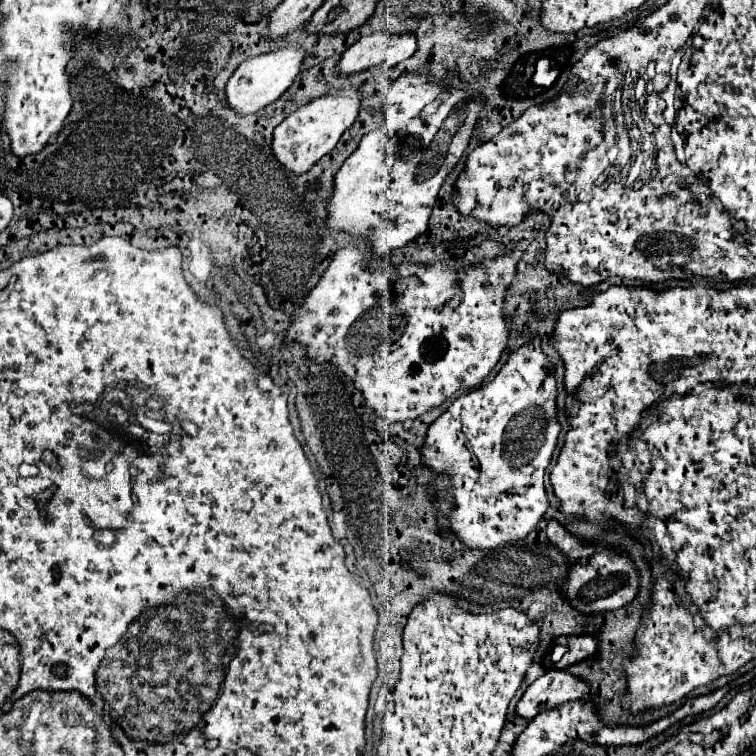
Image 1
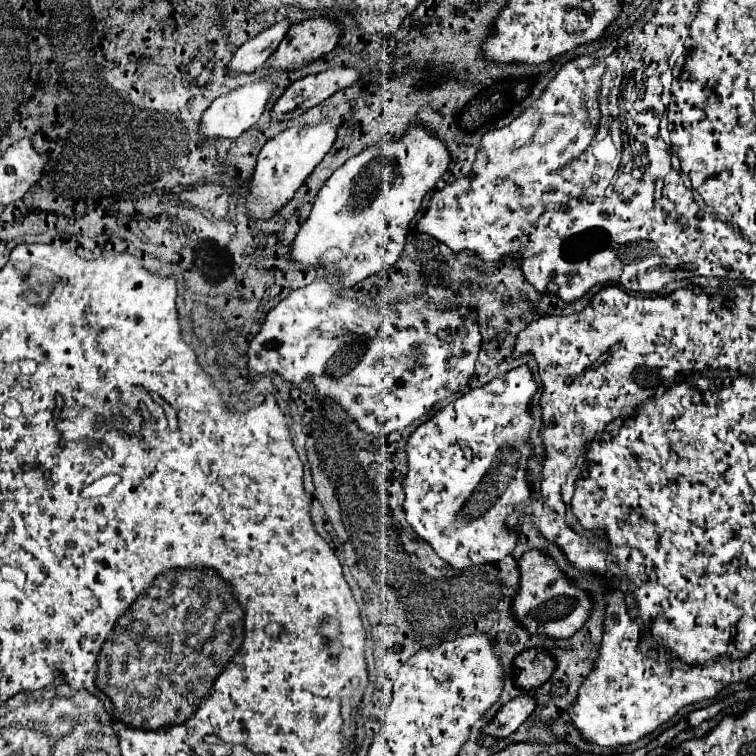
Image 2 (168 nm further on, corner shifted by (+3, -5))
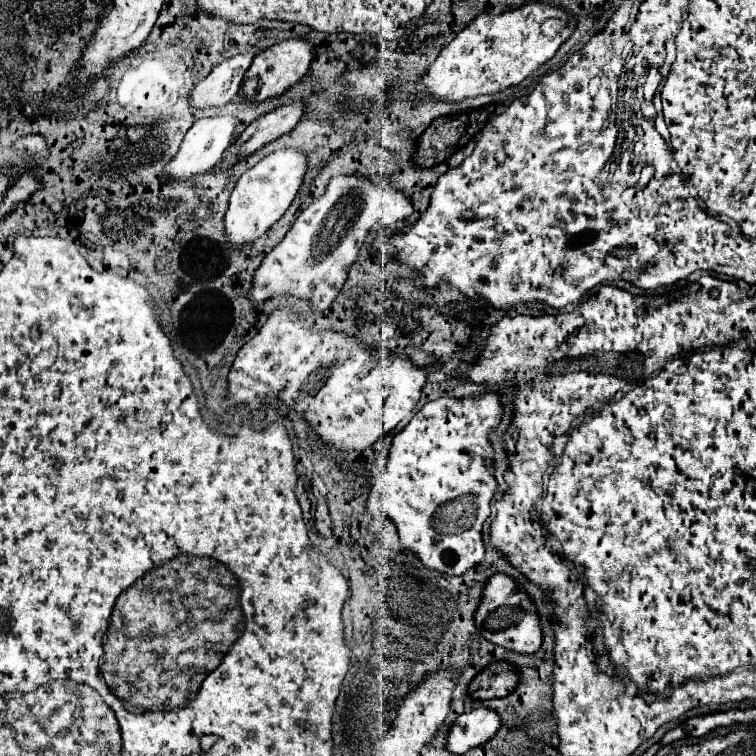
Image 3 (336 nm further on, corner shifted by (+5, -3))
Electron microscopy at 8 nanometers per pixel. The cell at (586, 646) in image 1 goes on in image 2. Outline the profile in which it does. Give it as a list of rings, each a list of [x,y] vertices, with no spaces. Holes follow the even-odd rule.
[[[527,649],[519,653],[513,659],[513,667],[519,669],[519,675],[515,679],[515,687],[521,691],[535,691],[539,685],[543,685],[551,673],[553,673],[553,659],[543,659],[545,653],[541,649]]]

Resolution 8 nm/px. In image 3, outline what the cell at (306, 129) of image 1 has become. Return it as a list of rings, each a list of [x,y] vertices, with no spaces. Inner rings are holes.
[[[277,149],[263,157],[257,165],[247,169],[229,199],[229,209],[225,213],[225,233],[231,245],[245,245],[259,239],[293,203],[303,175],[307,171],[307,155],[301,149]]]

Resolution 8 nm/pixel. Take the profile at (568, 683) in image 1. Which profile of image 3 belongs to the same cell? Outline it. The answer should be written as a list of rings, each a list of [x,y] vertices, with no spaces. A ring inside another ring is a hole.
[[[477,707],[457,717],[455,725],[449,731],[447,749],[453,753],[465,753],[471,747],[487,743],[499,729],[501,717],[491,707]]]

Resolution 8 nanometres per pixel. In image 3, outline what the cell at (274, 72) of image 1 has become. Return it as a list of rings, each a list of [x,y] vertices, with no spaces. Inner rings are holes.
[[[213,115],[213,117],[205,117],[205,119],[197,119],[193,123],[193,127],[187,131],[179,153],[175,155],[175,159],[165,167],[167,175],[171,175],[173,179],[187,179],[193,177],[197,173],[205,173],[209,169],[213,169],[221,157],[223,151],[233,143],[233,135],[235,135],[235,127],[239,125],[239,117],[235,115]]]

